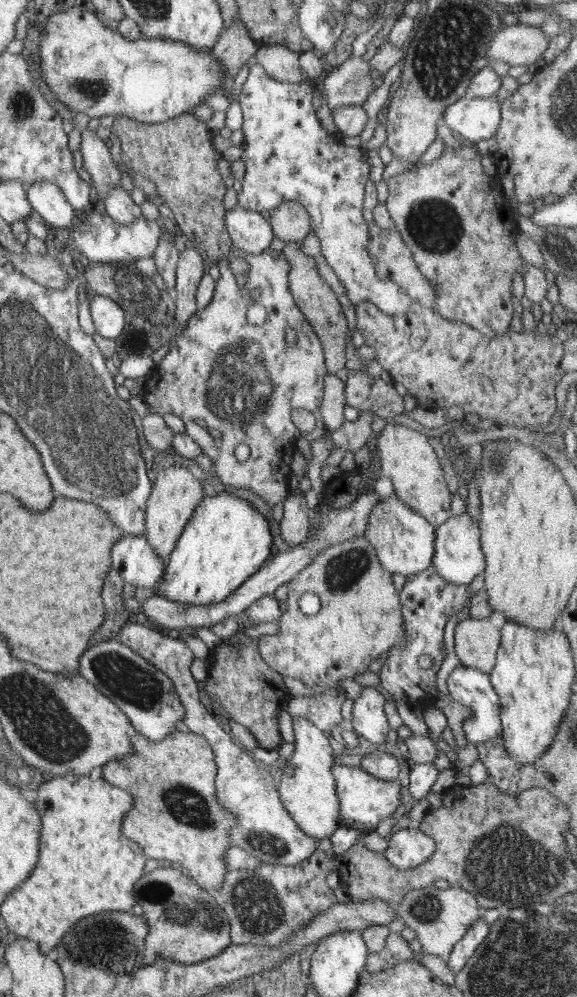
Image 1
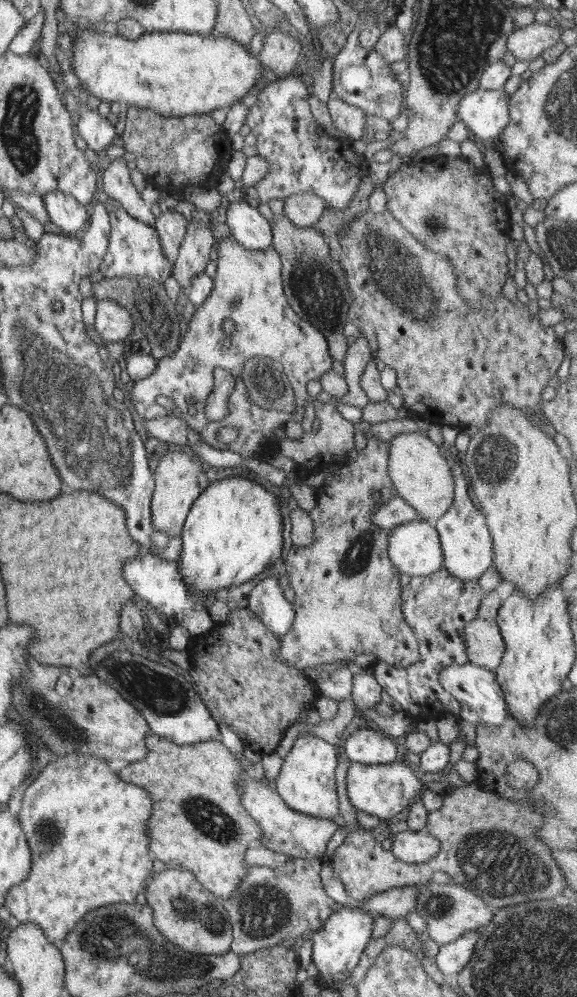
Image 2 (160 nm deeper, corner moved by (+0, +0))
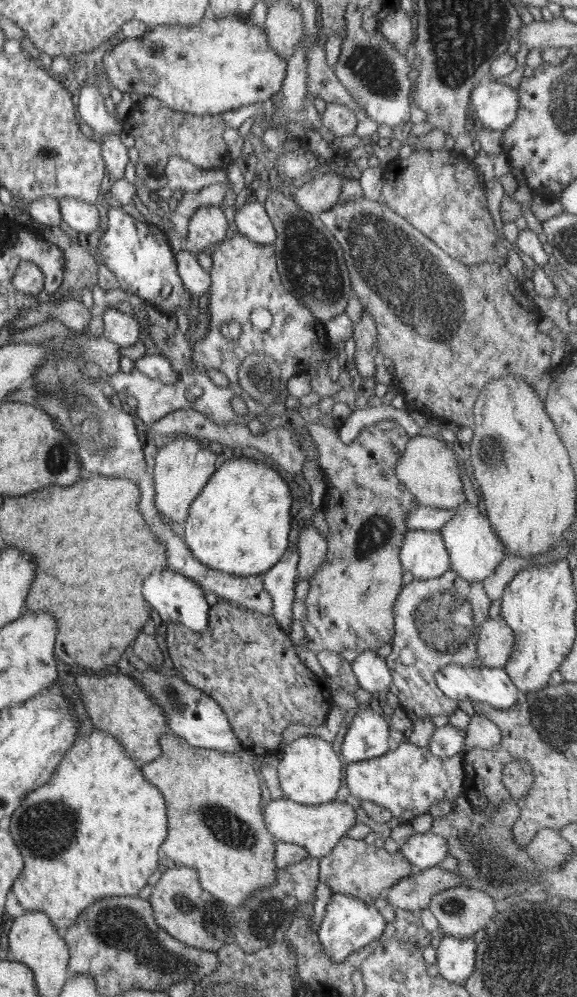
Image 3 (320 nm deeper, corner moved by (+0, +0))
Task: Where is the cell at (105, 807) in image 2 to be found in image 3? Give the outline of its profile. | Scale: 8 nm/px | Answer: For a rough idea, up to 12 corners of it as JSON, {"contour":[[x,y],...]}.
{"contour":[[114,736],[74,742],[11,814],[11,890],[60,936],[137,896],[162,792]]}

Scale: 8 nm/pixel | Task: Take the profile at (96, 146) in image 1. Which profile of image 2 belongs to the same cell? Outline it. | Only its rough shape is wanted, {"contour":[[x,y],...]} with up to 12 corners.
{"contour":[[81,101],[78,134],[97,155],[116,136],[115,124]]}

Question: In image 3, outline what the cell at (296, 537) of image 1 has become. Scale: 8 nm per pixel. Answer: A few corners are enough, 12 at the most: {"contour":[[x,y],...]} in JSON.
{"contour":[[303,526],[296,566],[301,578],[318,573],[327,554],[327,537]]}

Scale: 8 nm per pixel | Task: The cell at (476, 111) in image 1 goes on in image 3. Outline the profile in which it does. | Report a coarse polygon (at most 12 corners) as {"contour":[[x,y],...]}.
{"contour":[[486,79],[470,92],[477,127],[504,131],[520,107],[516,88]]}

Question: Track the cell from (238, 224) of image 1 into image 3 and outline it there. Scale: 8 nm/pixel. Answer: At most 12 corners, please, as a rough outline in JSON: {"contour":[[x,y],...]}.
{"contour":[[258,201],[235,214],[236,232],[273,245],[276,231]]}

